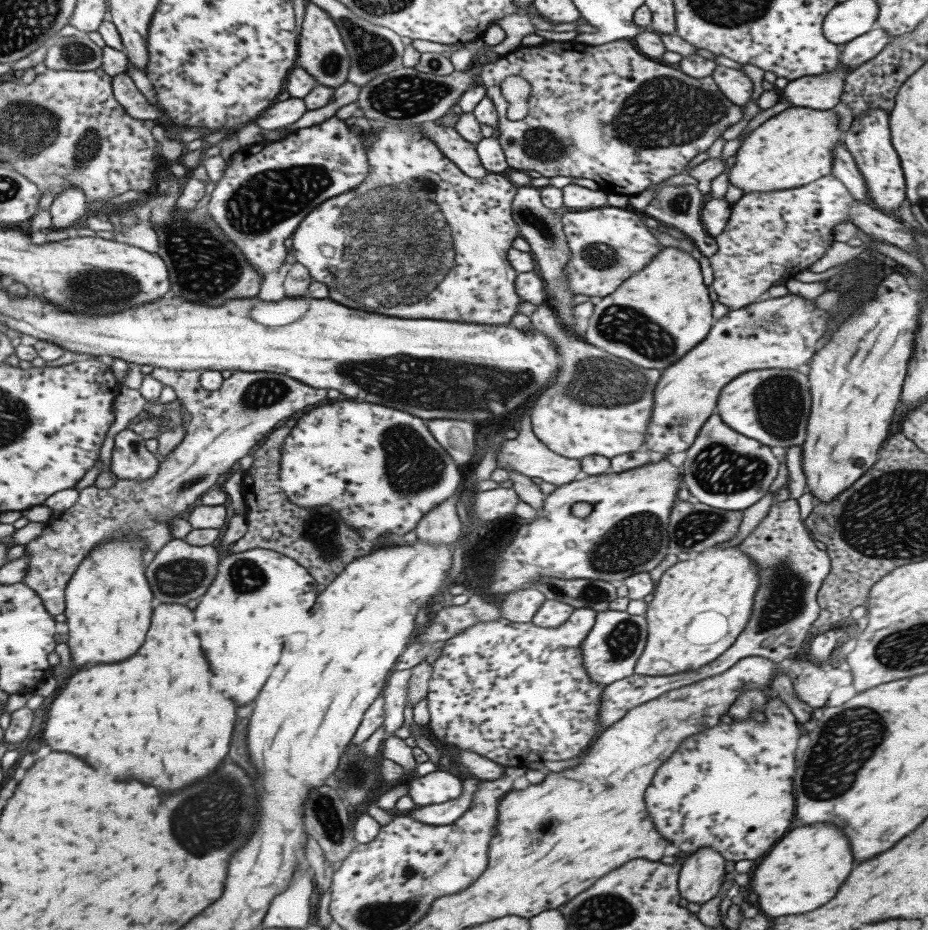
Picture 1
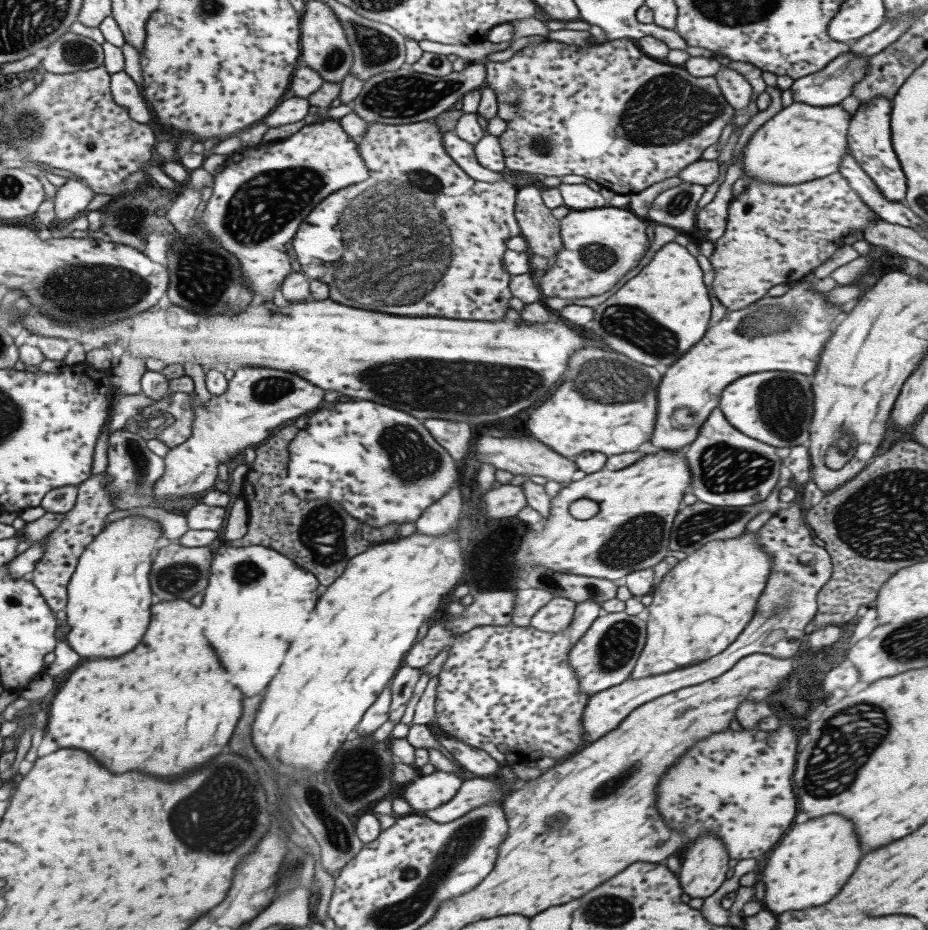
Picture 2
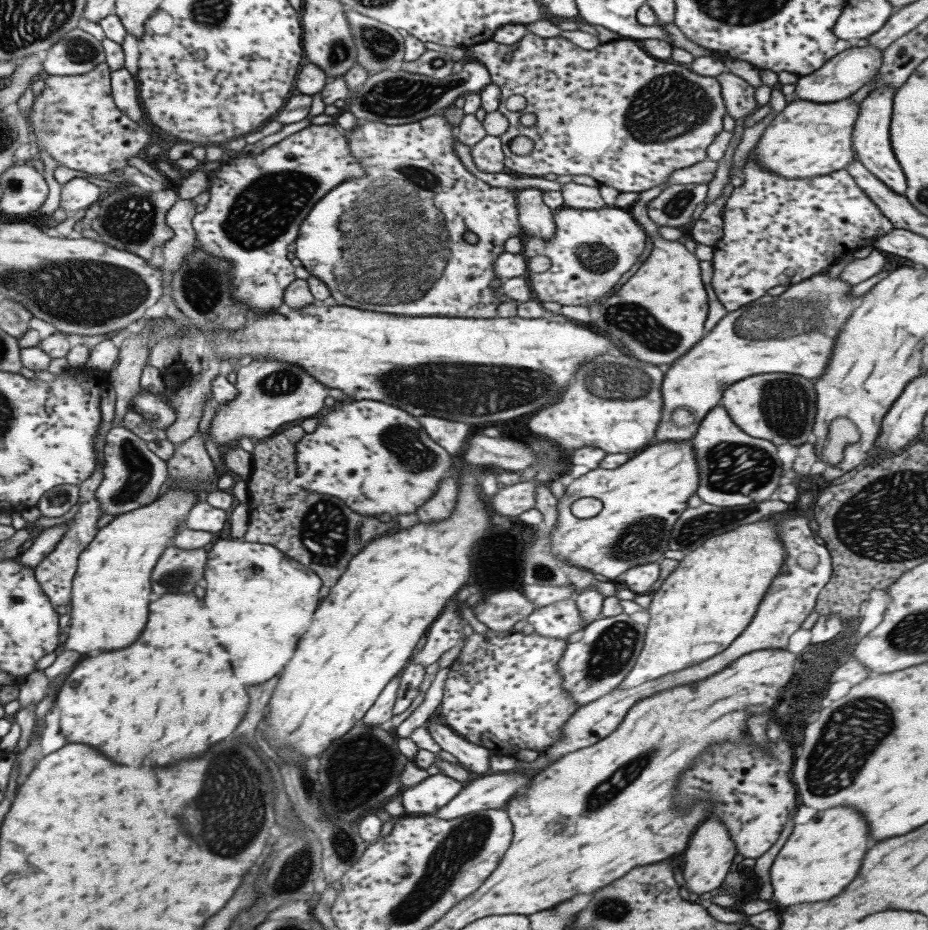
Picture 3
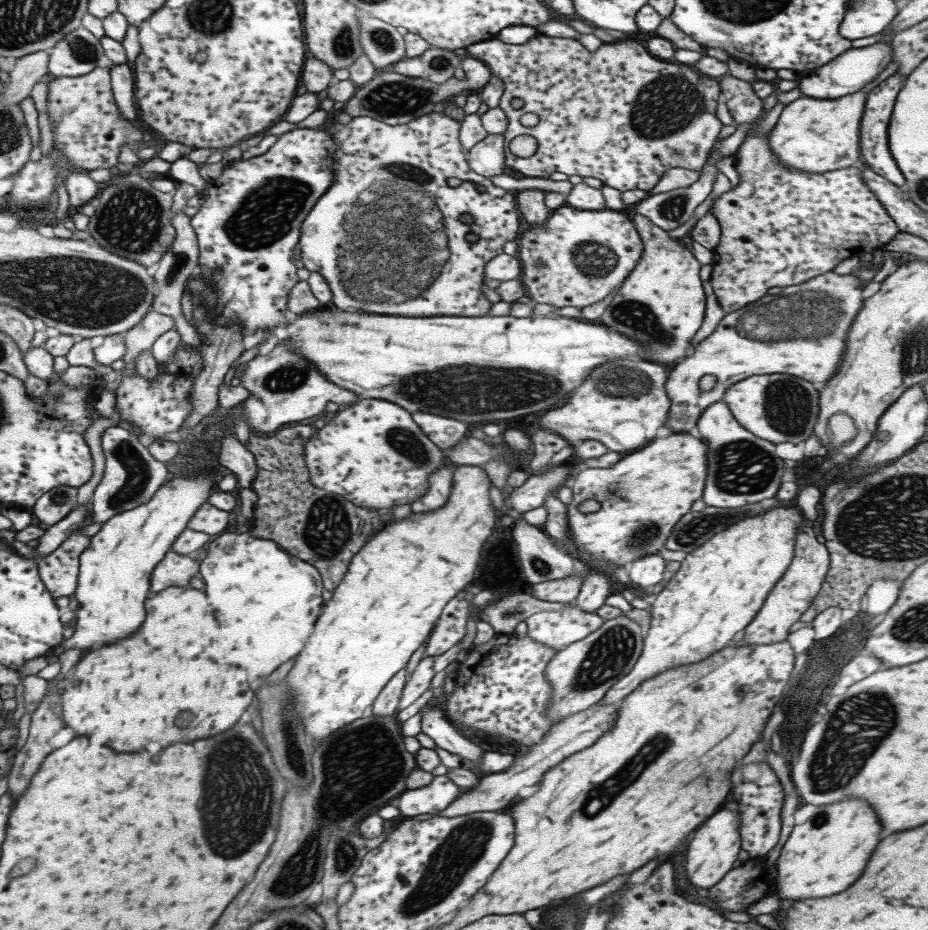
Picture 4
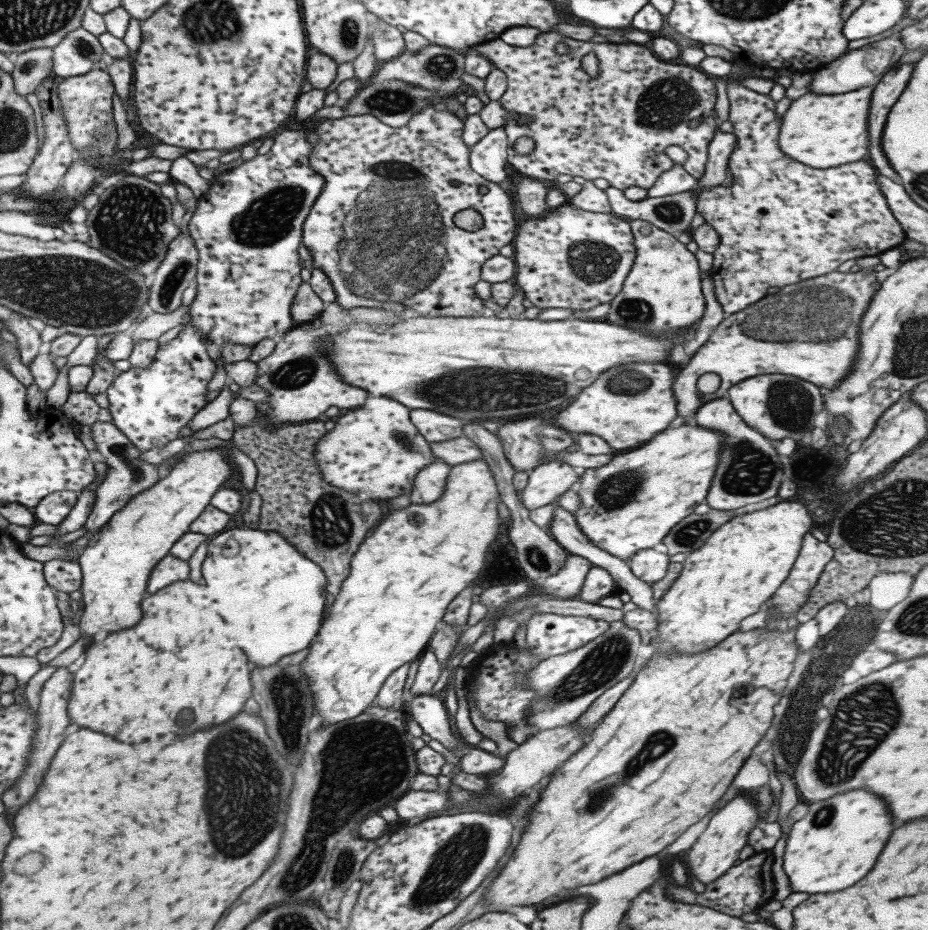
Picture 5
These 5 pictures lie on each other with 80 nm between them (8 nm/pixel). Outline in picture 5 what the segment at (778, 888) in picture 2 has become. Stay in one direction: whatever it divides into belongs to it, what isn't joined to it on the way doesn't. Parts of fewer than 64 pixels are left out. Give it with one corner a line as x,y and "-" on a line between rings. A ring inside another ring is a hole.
849,790
819,802
811,802
807,808
809,808
807,814
791,826
783,854
783,872
789,878
791,892
807,892
807,894
837,892
861,880
871,870
875,858
879,856
893,828
885,802
879,796
871,796
871,792

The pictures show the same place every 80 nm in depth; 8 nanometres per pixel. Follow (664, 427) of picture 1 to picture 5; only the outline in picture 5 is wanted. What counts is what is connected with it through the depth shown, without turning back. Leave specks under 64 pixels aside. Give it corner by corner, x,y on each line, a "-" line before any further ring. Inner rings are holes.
877,255
855,259
859,266
856,272
833,271
800,280
725,316
672,381
677,412
685,418
705,400
727,398
732,384
755,375
784,374
806,380
816,387
835,388
853,368
858,352
859,318
874,294
876,272
873,266
877,263
-
707,373
716,374
718,379
719,390
713,394
701,394
695,388
697,378

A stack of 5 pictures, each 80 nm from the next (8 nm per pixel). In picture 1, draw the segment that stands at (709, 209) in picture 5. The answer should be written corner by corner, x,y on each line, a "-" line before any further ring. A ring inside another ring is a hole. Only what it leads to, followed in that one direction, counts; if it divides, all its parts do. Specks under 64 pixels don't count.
717,65
710,77
717,89
735,106
743,107
749,100
753,86
749,78
740,69
-
831,173
799,186
769,192
743,193
730,205
730,216
723,230
714,236
716,251
708,257
713,280
710,290
715,294
715,300
726,306
729,311
743,308
753,303
770,286
779,280
789,280
797,272
806,270
813,262
819,260
833,240
833,228
840,222
847,222
849,210
854,204
854,198
843,186
843,183

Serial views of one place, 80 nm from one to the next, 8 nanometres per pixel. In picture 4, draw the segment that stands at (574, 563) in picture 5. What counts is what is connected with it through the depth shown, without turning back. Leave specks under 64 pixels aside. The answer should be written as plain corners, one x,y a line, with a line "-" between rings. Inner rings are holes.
572,574
562,579
532,584
531,596
552,603
571,603
581,586
580,576

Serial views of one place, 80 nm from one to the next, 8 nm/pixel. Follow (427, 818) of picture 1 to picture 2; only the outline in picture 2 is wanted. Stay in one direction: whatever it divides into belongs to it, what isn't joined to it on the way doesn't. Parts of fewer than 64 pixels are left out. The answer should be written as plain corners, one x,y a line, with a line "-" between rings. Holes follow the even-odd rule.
474,777
465,780
451,800
421,814
436,823
446,823
488,802
500,802
506,792
498,785
498,777

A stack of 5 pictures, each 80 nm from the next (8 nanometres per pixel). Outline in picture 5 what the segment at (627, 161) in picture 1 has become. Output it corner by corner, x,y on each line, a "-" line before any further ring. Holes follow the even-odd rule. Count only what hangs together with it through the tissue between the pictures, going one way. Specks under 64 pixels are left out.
557,31
540,32
535,37
531,46
525,46
523,48
509,46
499,38
481,44
475,44
473,48
477,50
481,56
484,56
493,67
502,70
501,72
505,74
506,89
503,91
503,94
499,97
498,101
506,111
518,114
518,119
507,118
506,123
502,126
507,141
506,161
522,176
531,177
532,179
539,181
555,181
555,178
557,178
559,174
567,174
567,176
571,177
581,176
581,178
584,178
585,180
603,178
603,180
606,180
609,183
609,186
618,188
620,191
629,188
629,186
639,186
639,188
648,189
650,186
653,186
653,183
656,181
659,174
669,170
674,165
667,155
663,153
663,149
666,146
680,146
687,153
687,158
681,164
682,168
687,171
687,174
696,178
696,180
703,176
704,166
707,162
707,145
713,136
714,128
718,126
718,123
714,121
714,118
709,117
715,102
715,79
700,72
699,69
696,69
694,66
683,64
677,65
660,60
649,48
644,47
643,44
631,43
630,41
626,41
625,43
610,43
608,41
594,43
591,41
573,40
-
557,42
563,42
563,44
566,44
569,48
569,53
563,55
555,53
554,48
-
588,52
594,52
594,55
597,57
599,73
597,73
597,77
595,78
589,77
580,65
581,57
585,56
-
525,117
530,118
529,122
522,124
520,121
-
694,118
699,118
701,122
695,129
691,129
691,127
687,125
687,122
-
521,136
526,136
532,140
533,150
531,150
529,154
519,154
514,151
514,142
517,138
521,138

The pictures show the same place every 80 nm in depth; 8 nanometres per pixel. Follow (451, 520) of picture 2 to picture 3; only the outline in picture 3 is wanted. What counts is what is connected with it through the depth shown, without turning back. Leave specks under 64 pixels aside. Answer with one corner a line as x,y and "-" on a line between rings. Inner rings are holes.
447,475
439,482
437,492
421,506
417,506
415,514
419,516
421,522
429,522
429,520
441,520
447,518
457,499
458,486
455,475

